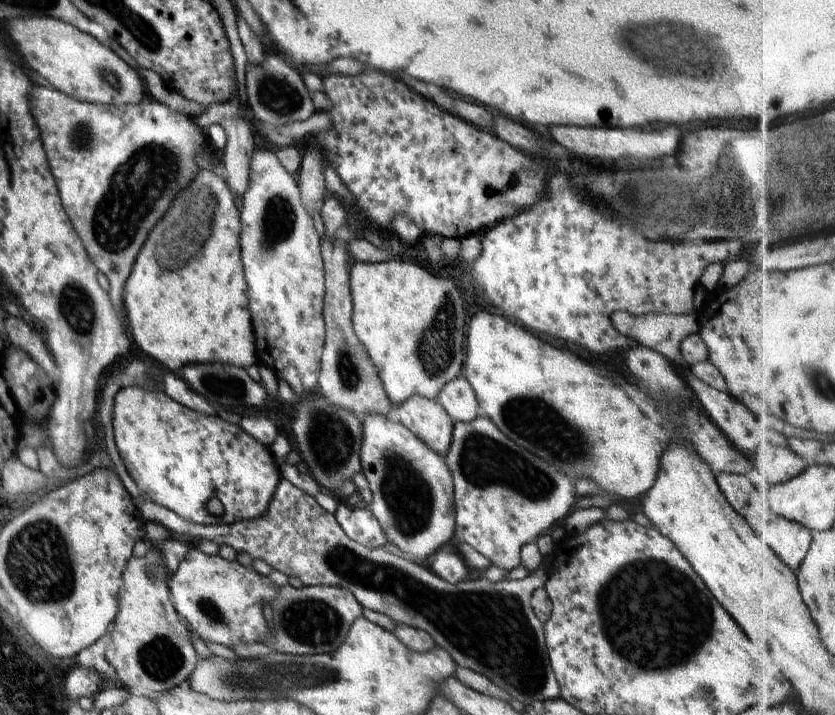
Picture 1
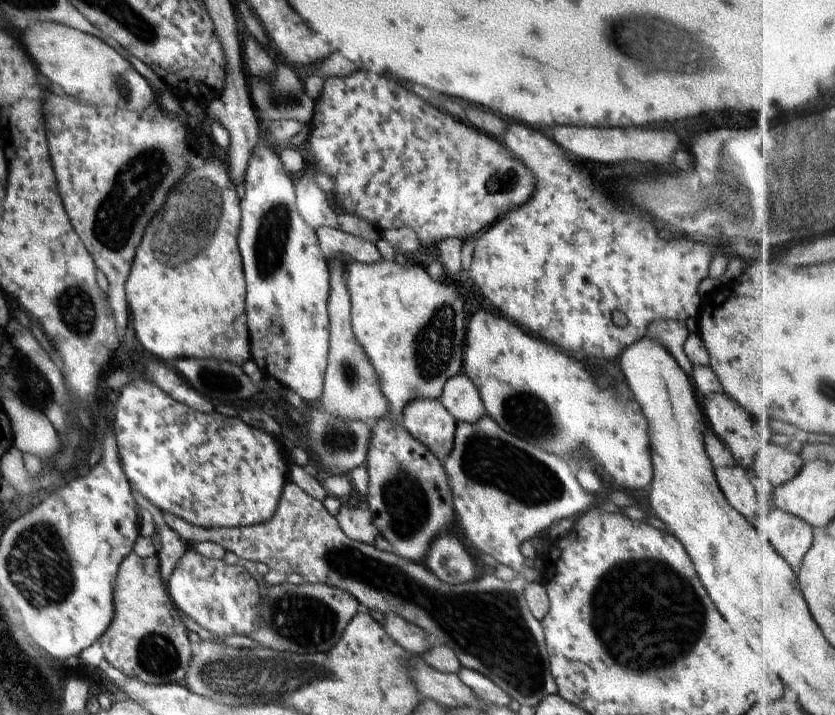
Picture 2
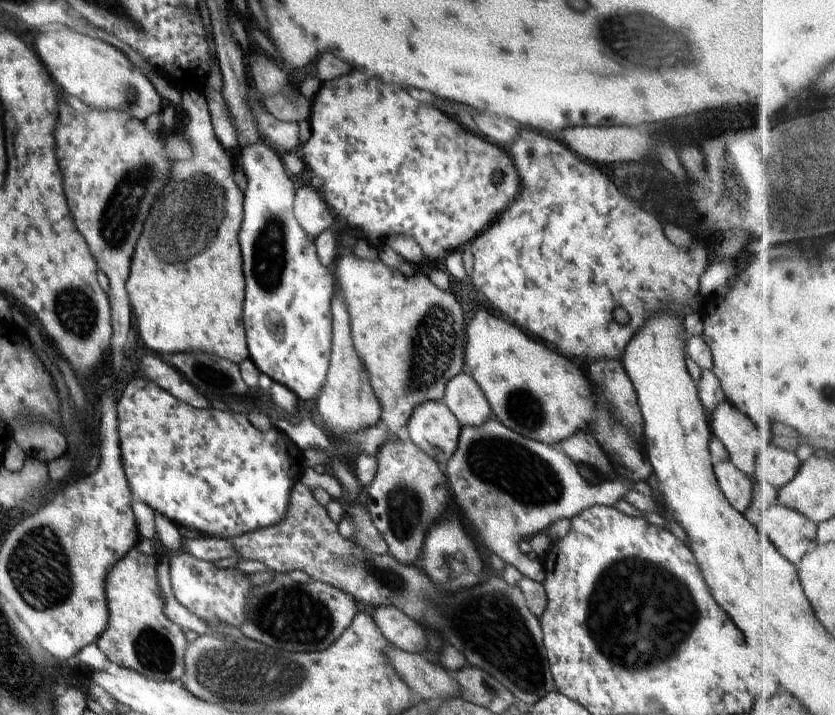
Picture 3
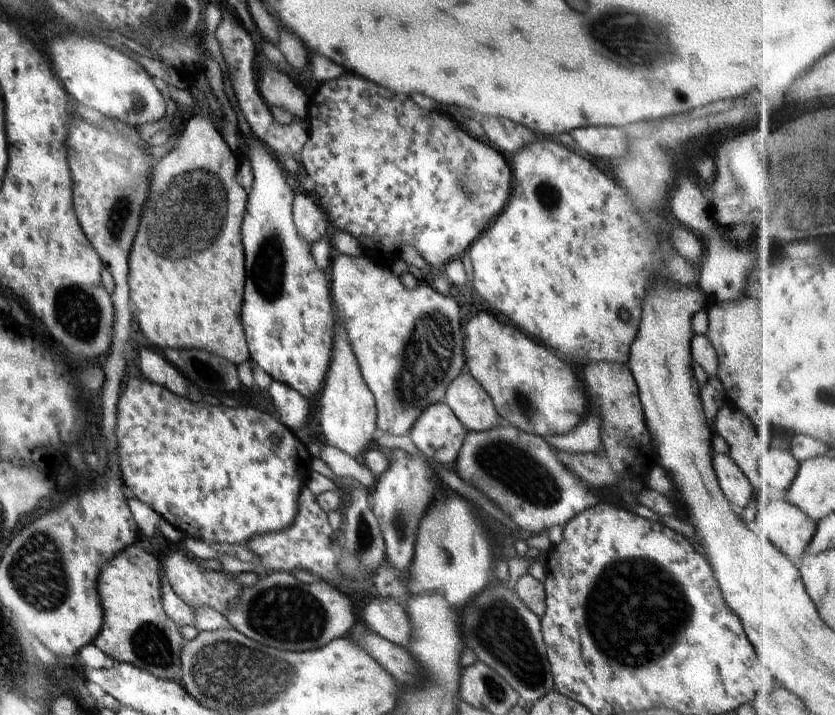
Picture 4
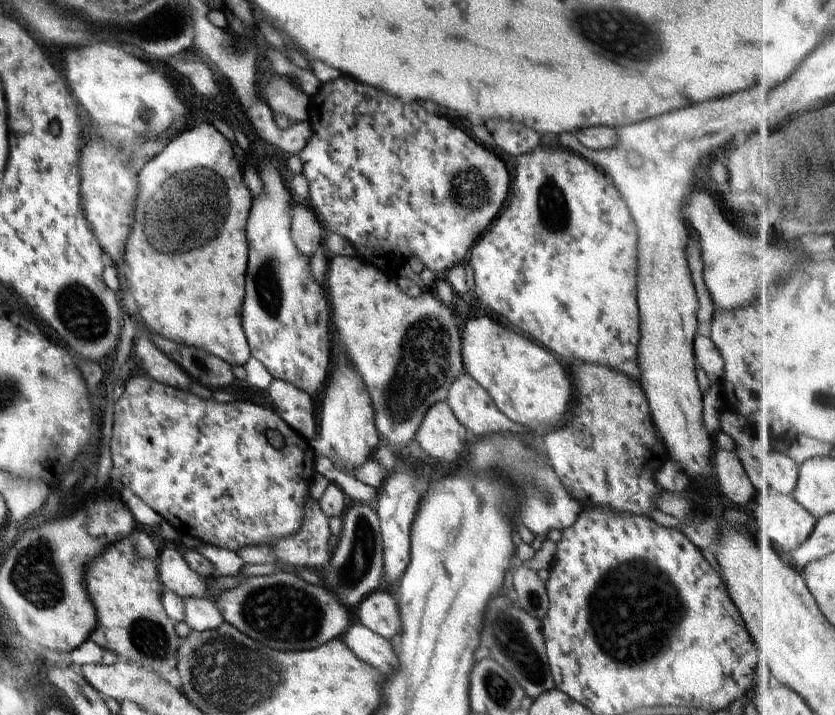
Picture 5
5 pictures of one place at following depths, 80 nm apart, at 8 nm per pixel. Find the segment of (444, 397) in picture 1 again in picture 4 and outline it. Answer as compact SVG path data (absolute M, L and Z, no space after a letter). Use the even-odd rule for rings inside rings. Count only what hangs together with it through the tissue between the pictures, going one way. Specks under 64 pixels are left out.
M464 370L448 385L445 392L444 403L446 403L460 420L467 431L482 432L489 431L498 423L501 424L502 418L496 412L492 399L482 388L482 385L468 372Z

